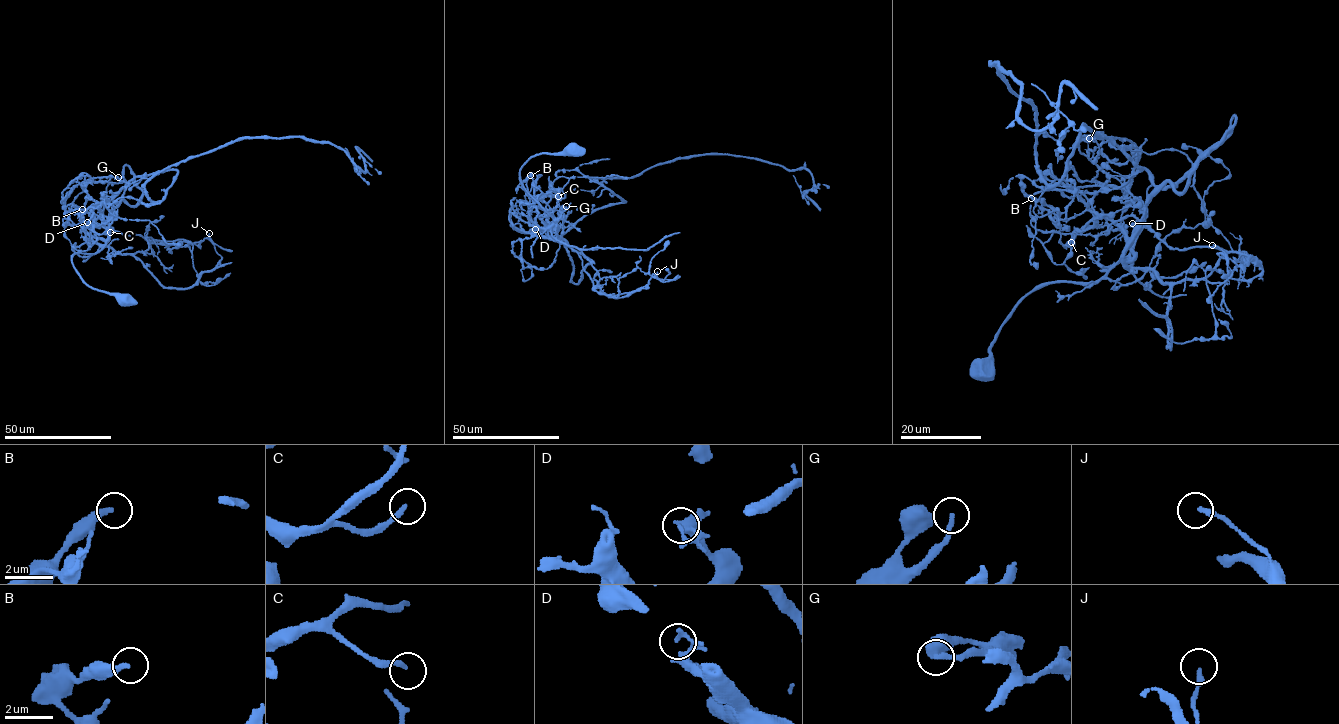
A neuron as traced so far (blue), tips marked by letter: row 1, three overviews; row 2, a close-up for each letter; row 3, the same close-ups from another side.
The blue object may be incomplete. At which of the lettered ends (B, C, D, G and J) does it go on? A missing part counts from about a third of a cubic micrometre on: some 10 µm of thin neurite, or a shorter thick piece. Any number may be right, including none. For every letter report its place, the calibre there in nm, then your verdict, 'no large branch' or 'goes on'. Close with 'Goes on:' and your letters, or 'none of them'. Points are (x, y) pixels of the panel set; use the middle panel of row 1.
B: place (530, 175); calibre 300 nm; no large branch
C: place (558, 196); calibre 190 nm; no large branch
D: place (535, 229); calibre 130 nm; no large branch
G: place (566, 206); calibre 170 nm; no large branch
J: place (657, 271); calibre 190 nm; goes on
Goes on: J

